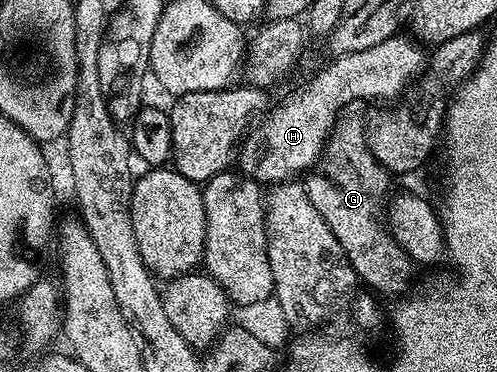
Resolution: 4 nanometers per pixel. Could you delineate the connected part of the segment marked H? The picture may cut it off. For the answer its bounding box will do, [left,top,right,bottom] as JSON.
[237,36,425,184]

